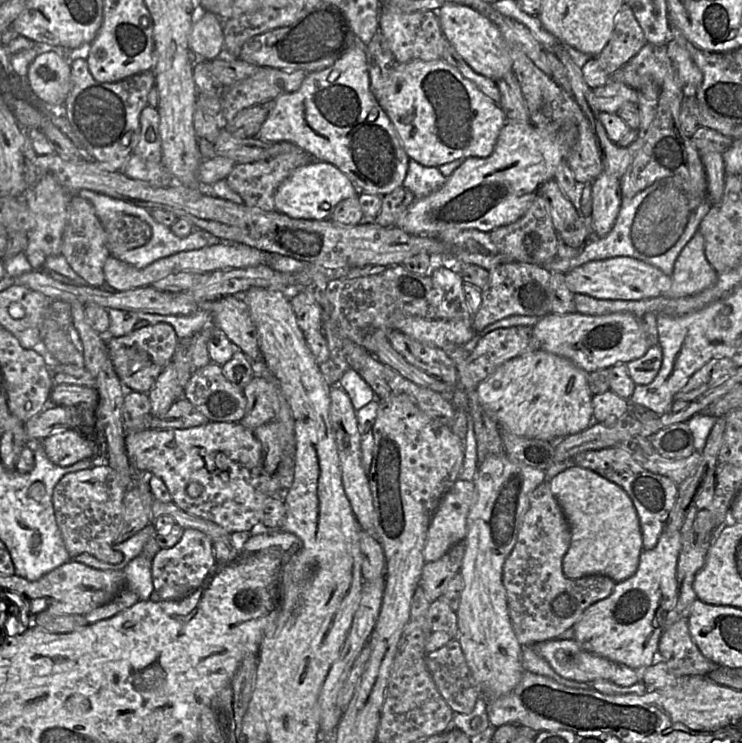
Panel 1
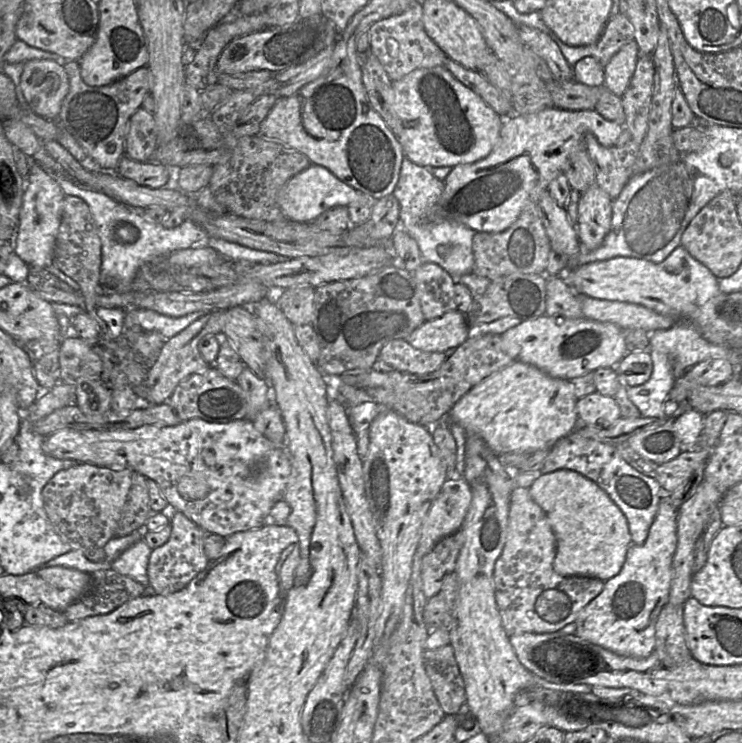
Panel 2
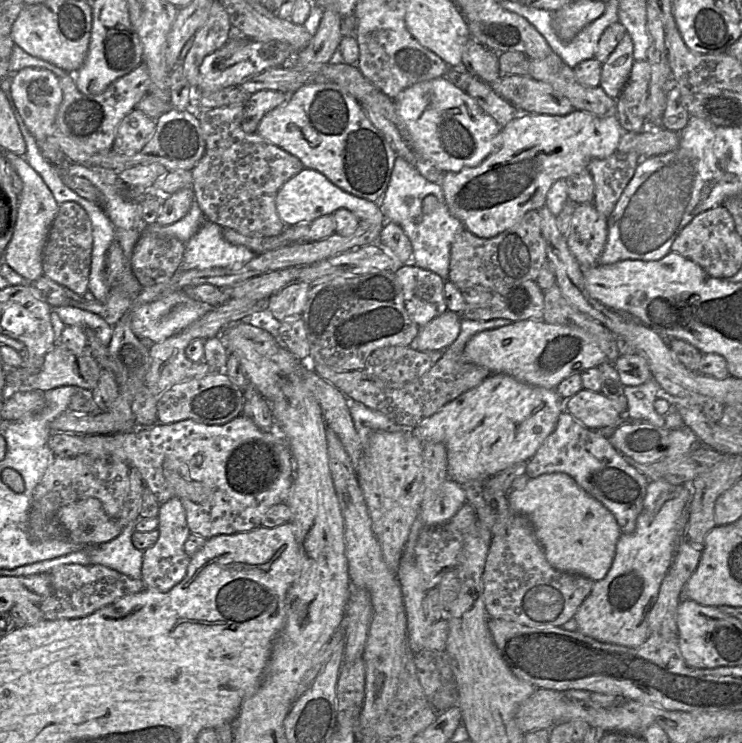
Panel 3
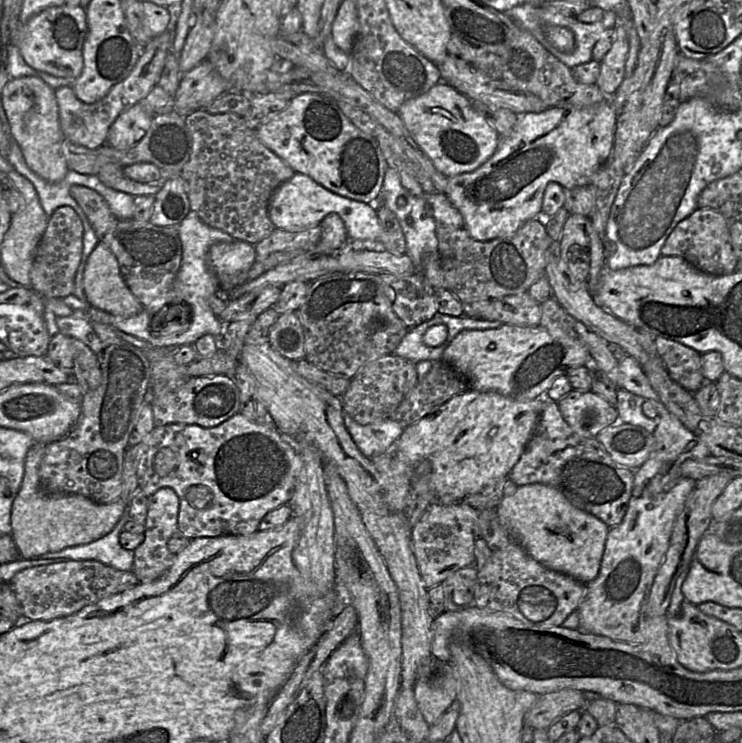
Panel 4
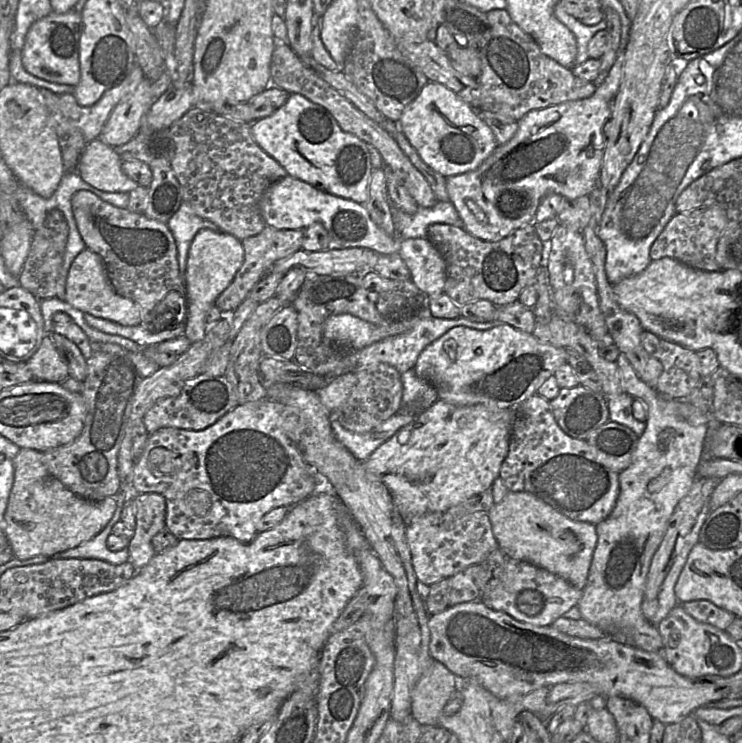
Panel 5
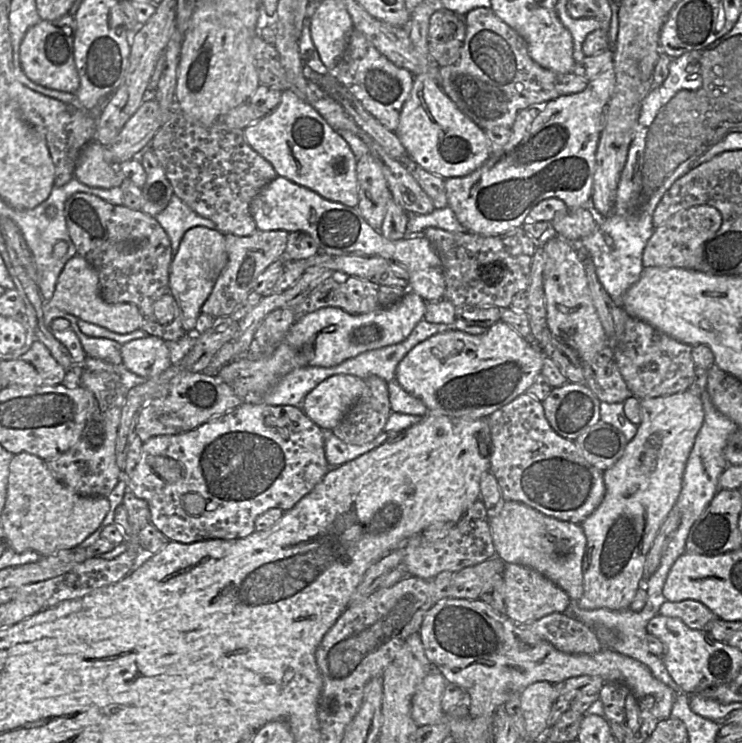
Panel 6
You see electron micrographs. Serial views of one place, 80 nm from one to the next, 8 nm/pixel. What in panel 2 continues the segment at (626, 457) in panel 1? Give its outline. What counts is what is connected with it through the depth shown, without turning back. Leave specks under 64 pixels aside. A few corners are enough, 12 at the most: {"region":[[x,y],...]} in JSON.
{"region":[[580,428],[550,448],[540,472],[576,471],[645,542],[664,489],[614,446]]}

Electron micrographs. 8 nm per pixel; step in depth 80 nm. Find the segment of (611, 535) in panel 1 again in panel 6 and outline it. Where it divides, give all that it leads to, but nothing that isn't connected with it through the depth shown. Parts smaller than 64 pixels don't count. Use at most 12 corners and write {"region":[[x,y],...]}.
{"region":[[516,501],[488,518],[496,556],[583,595],[586,536]]}

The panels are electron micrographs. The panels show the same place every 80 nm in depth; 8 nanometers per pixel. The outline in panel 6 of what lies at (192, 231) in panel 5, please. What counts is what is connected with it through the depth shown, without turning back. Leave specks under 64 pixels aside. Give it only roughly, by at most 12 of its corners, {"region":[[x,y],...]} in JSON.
{"region":[[175,195],[154,218],[167,233],[173,256],[189,229],[216,229]]}

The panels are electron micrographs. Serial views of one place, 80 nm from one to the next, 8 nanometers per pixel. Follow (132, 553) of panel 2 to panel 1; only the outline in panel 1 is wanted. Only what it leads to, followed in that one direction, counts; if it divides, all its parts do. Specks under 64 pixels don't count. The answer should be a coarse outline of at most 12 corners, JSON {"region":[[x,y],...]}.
{"region":[[138,555],[123,569],[139,600],[153,595],[152,560]]}

